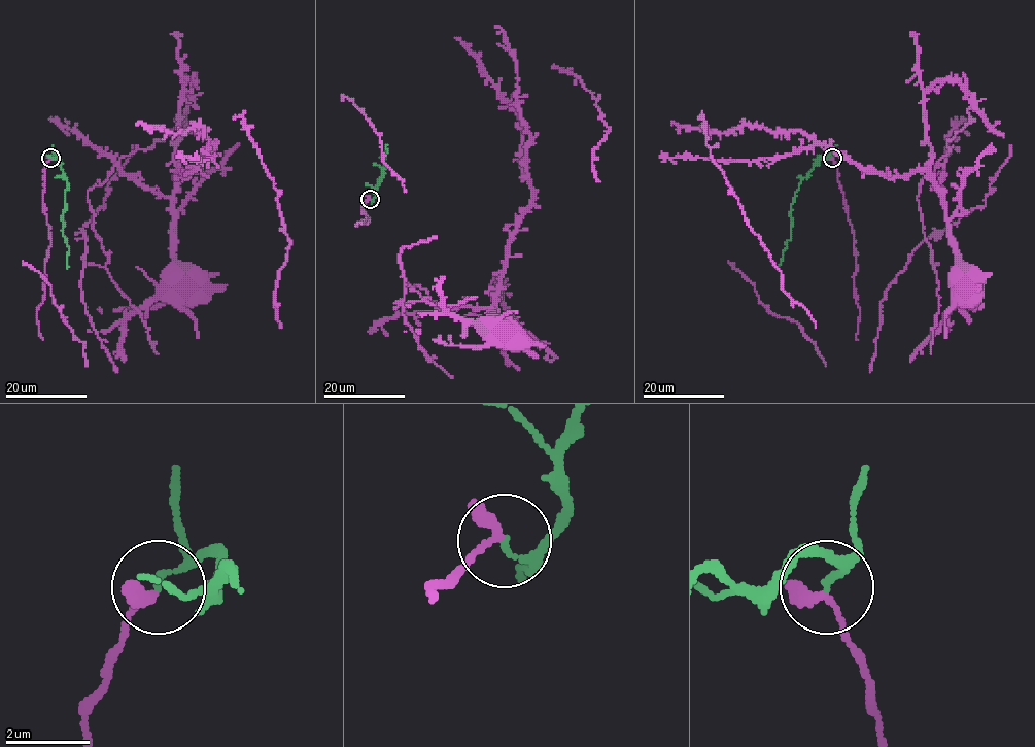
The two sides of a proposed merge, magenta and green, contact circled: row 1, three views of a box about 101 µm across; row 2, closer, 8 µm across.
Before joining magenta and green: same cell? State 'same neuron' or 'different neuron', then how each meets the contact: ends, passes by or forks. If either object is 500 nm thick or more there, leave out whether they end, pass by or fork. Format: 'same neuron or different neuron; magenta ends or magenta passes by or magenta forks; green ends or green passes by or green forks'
different neuron; magenta ends; green ends

